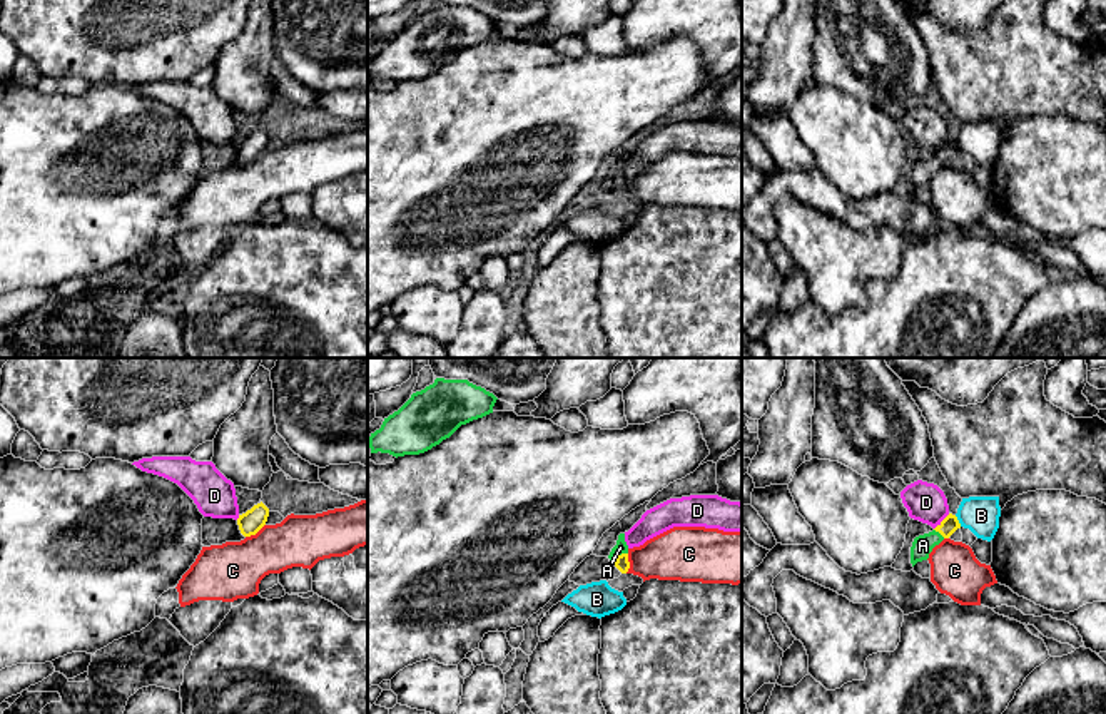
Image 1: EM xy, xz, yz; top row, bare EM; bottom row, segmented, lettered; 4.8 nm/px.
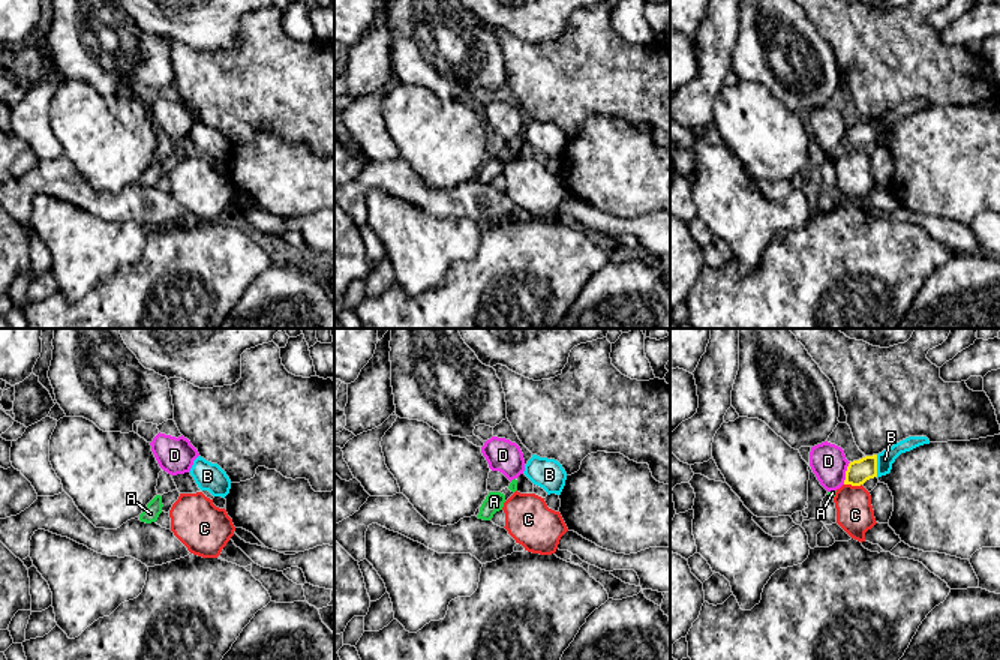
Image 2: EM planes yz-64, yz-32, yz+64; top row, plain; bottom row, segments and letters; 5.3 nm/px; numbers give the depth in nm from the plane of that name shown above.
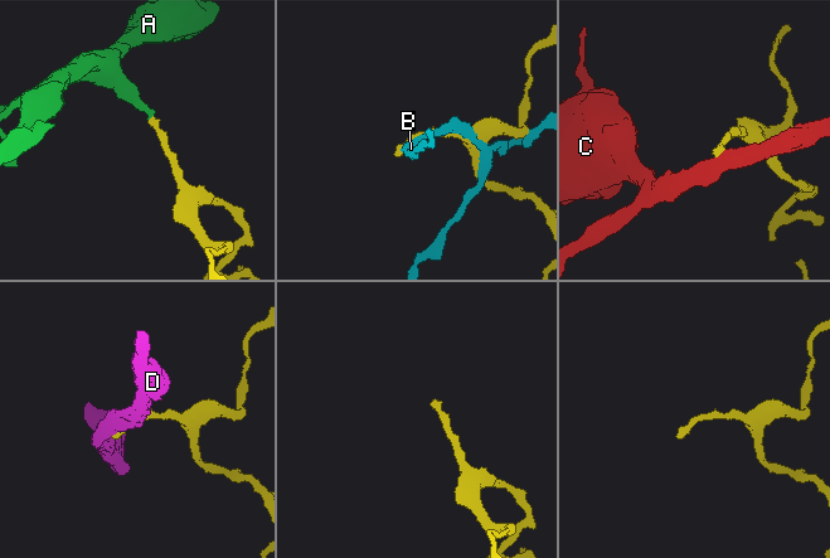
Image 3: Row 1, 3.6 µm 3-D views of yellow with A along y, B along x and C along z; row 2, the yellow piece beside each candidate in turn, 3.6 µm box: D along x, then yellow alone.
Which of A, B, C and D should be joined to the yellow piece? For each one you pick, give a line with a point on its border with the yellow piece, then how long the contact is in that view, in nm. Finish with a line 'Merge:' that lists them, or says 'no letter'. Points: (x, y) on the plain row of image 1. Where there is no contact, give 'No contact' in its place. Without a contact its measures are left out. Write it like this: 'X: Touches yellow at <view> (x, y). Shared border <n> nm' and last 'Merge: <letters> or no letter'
A: Touches yellow at xz (618, 181). Shared border 90 nm
Merge: A

